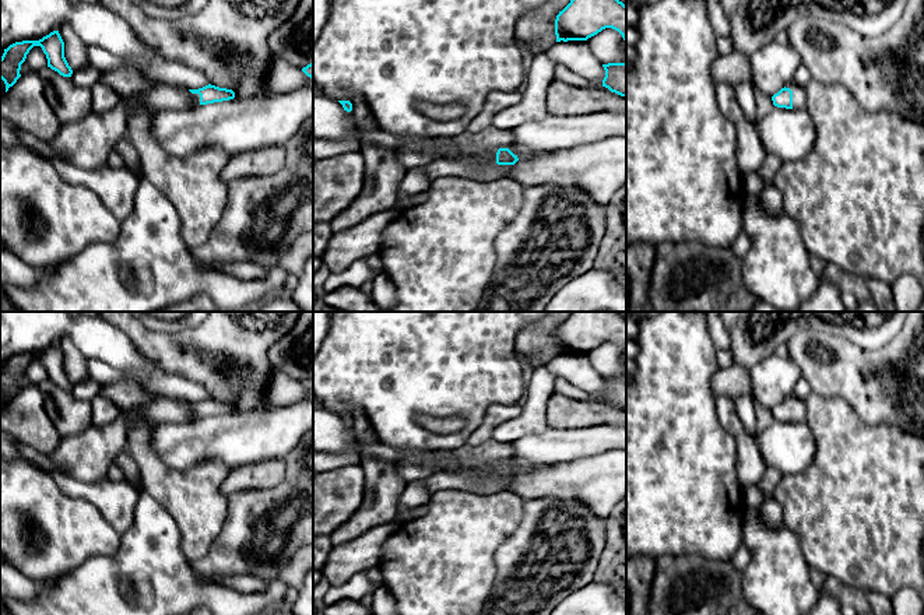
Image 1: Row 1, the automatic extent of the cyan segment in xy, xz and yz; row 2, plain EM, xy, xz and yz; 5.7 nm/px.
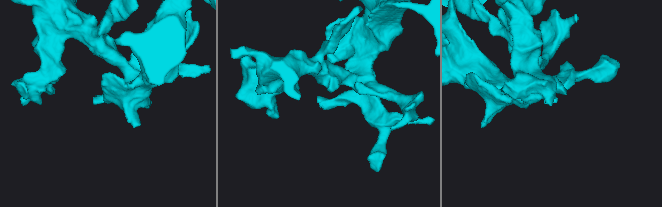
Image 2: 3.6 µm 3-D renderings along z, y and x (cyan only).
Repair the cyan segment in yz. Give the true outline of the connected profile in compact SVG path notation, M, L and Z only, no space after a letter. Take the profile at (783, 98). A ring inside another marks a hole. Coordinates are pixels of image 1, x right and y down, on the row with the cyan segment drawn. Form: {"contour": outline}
{"contour": "M790 81L784 88L772 96L773 105L786 109L805 109L808 94L805 88Z"}

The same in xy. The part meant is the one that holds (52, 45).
{"contour": "M53 31L39 41L22 41L4 49L0 57L0 78L6 84L6 92L21 77L21 64L34 46L41 46L48 59L48 67L57 71L63 77L71 77L73 70L64 57L64 42L59 31Z"}

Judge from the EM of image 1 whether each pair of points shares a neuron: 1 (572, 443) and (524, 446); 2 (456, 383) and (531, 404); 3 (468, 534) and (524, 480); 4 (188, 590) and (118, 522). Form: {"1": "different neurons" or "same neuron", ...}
{"1": "same neuron", "2": "different neurons", "3": "different neurons", "4": "different neurons"}

